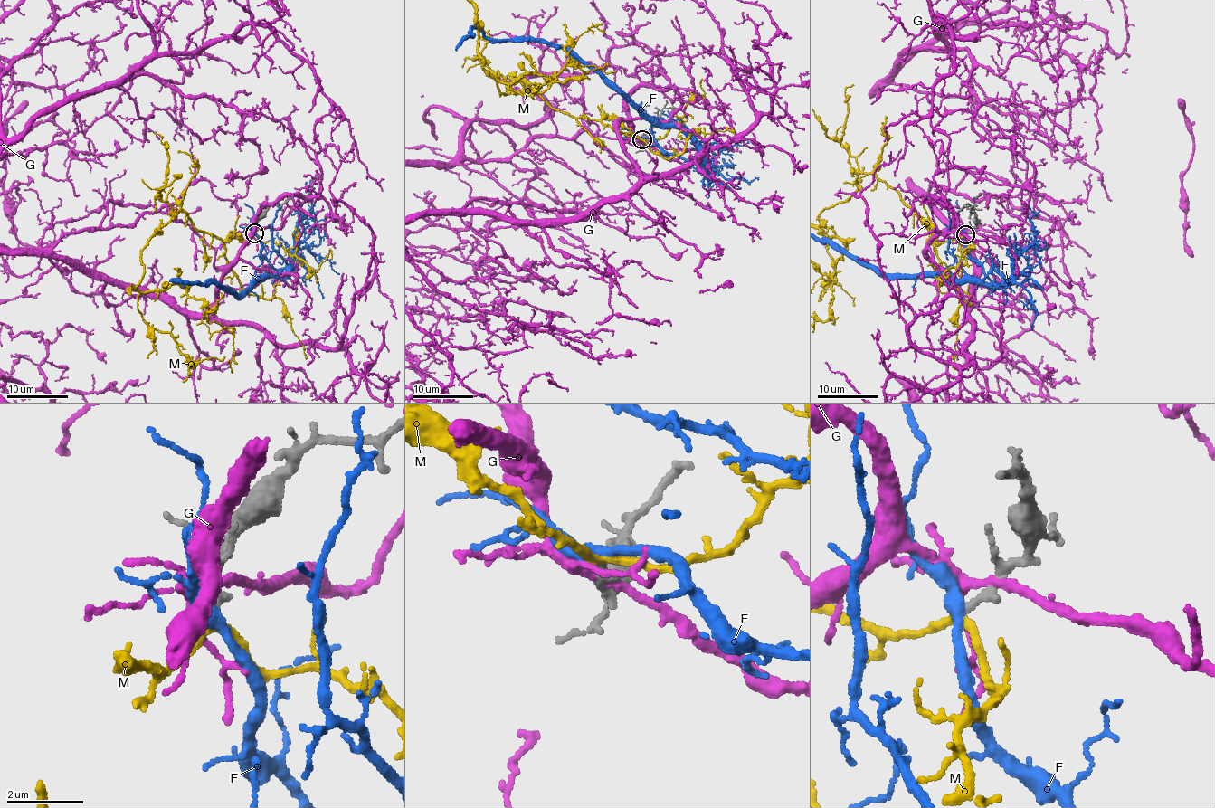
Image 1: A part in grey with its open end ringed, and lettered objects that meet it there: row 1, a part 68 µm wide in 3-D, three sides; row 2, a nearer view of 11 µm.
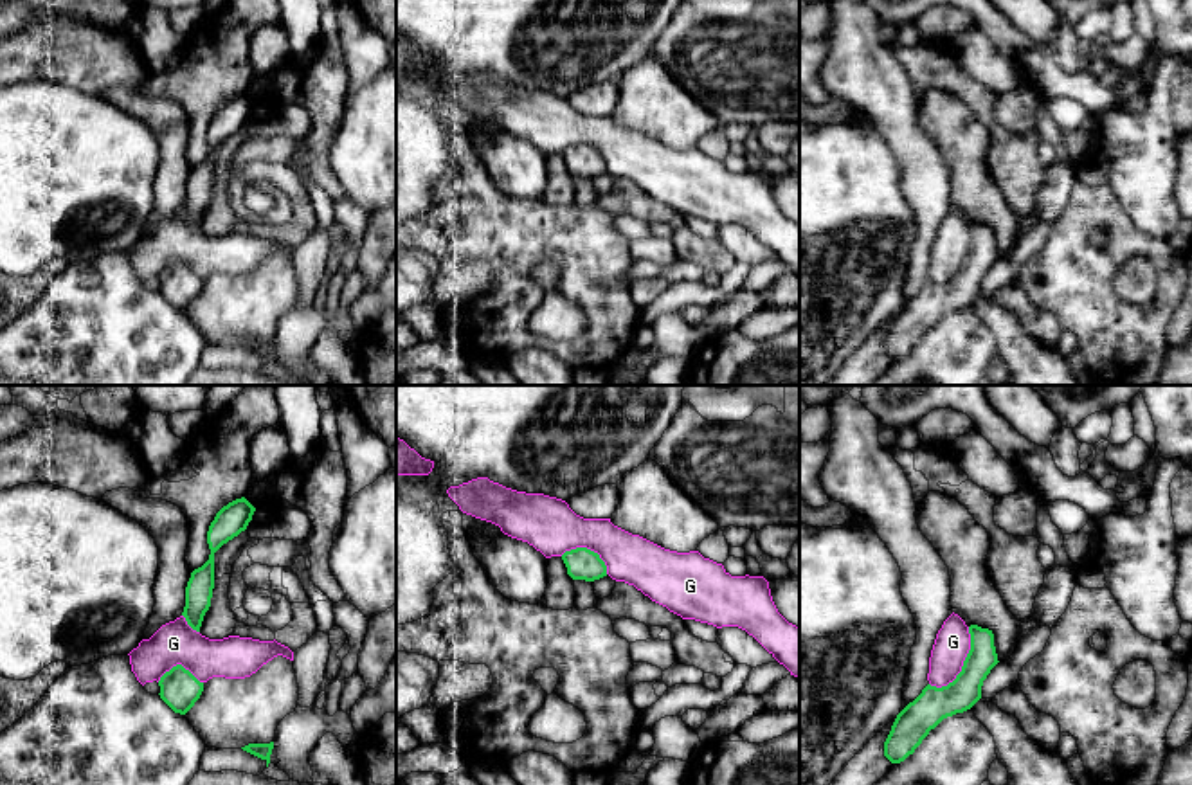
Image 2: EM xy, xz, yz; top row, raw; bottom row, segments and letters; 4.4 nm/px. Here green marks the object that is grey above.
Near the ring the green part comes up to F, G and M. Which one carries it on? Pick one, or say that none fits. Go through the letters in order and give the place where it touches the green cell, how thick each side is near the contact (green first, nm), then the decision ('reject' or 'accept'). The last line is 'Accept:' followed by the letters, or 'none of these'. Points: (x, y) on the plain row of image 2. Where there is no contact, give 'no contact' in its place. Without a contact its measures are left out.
F: no contact; reject
G: contact yz (964, 261); calibres 160 and 160 nm; reject
M: no contact; accept
Accept: M

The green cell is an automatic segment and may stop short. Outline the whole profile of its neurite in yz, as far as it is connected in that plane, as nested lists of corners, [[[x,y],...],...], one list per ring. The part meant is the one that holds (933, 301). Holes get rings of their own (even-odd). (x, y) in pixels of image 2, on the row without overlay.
[[[978,221],[969,223],[971,247],[962,268],[947,283],[927,281],[895,315],[884,338],[884,353],[891,360],[904,358],[944,315],[971,306],[981,295],[981,283],[999,259],[994,230]]]

